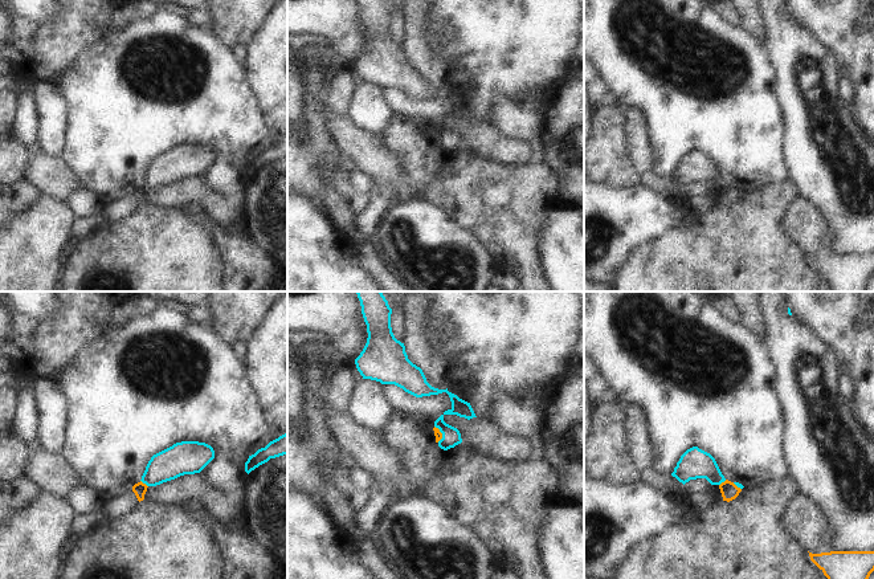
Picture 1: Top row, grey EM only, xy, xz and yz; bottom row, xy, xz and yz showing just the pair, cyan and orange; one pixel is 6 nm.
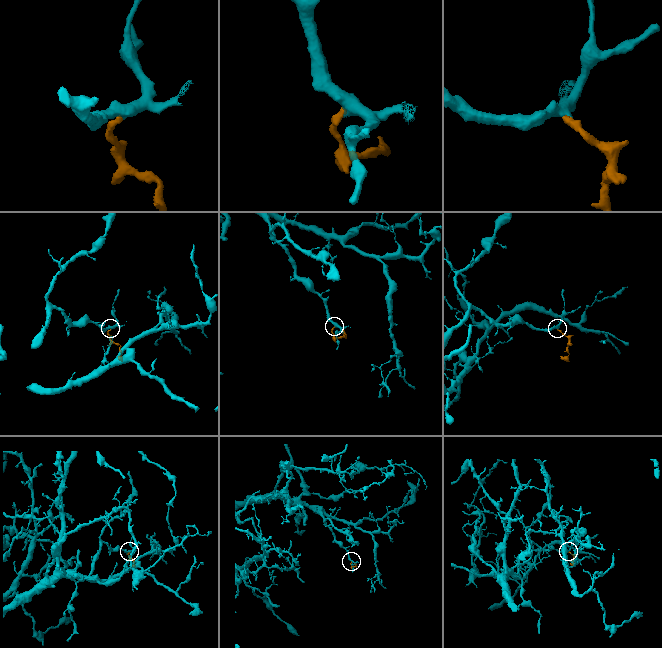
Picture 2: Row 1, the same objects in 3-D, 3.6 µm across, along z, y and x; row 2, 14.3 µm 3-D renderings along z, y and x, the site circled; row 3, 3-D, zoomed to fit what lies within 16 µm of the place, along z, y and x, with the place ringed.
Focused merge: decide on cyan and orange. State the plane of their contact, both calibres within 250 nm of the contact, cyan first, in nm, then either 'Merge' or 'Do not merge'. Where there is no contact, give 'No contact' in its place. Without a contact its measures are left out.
Touches cyan in xy. Thickness 190 nm (cyan) against 80 nm. Merge

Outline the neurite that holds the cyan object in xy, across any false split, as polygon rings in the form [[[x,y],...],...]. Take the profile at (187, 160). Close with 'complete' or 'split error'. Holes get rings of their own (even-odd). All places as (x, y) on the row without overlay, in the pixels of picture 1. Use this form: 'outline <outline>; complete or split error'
outline [[[176,146],[151,160],[142,183],[132,189],[132,195],[140,205],[148,189],[156,189],[184,178],[200,176],[213,162],[215,154],[205,146]]]; split error

